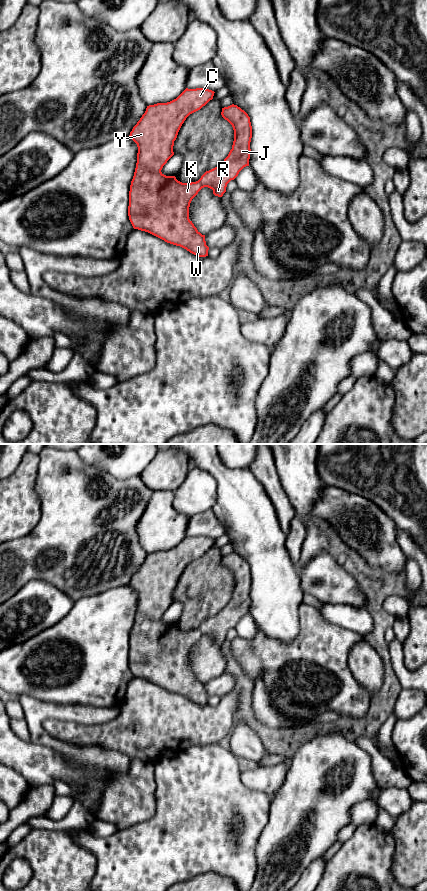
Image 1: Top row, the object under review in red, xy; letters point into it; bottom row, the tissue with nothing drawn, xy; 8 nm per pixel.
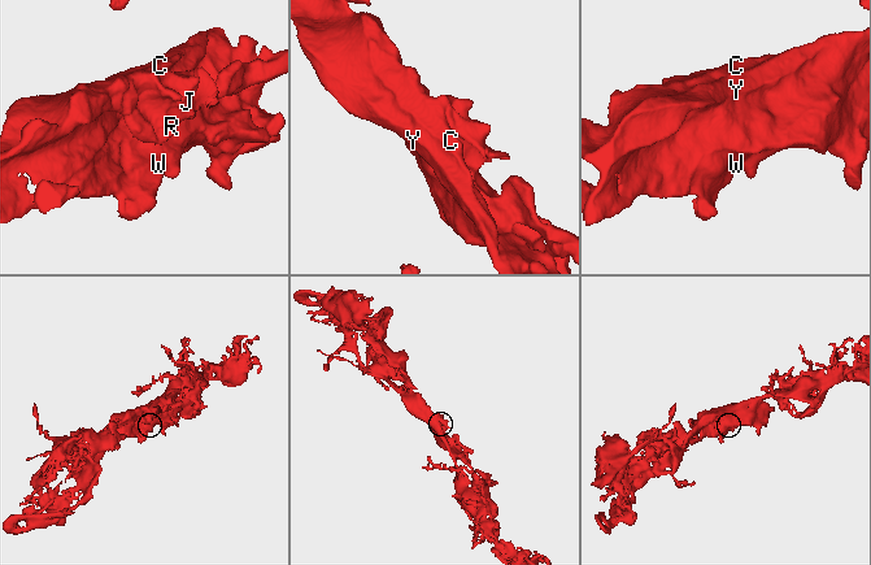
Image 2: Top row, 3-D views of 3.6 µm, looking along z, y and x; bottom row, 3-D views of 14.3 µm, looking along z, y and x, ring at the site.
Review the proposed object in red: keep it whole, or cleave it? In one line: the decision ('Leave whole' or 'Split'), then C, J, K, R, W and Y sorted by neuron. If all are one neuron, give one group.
Leave whole. Groups: C J K R W Y

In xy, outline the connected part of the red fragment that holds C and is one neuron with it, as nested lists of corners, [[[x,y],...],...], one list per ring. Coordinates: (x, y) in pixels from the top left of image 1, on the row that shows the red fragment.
[[[186,88],[176,99],[167,103],[149,105],[129,137],[137,144],[137,163],[129,191],[128,216],[134,229],[148,232],[167,243],[180,246],[198,257],[208,256],[209,247],[202,235],[189,219],[189,207],[198,192],[208,187],[213,194],[222,197],[227,184],[239,172],[249,166],[252,126],[250,117],[237,105],[222,108],[221,115],[234,130],[234,141],[228,156],[215,168],[206,171],[196,182],[182,183],[175,176],[166,176],[161,170],[174,155],[173,146],[186,118],[200,110],[213,99],[214,91],[204,88]]]

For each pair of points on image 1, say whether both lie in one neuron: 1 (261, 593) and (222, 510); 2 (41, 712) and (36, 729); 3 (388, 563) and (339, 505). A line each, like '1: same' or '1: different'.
1: same
2: same
3: same

